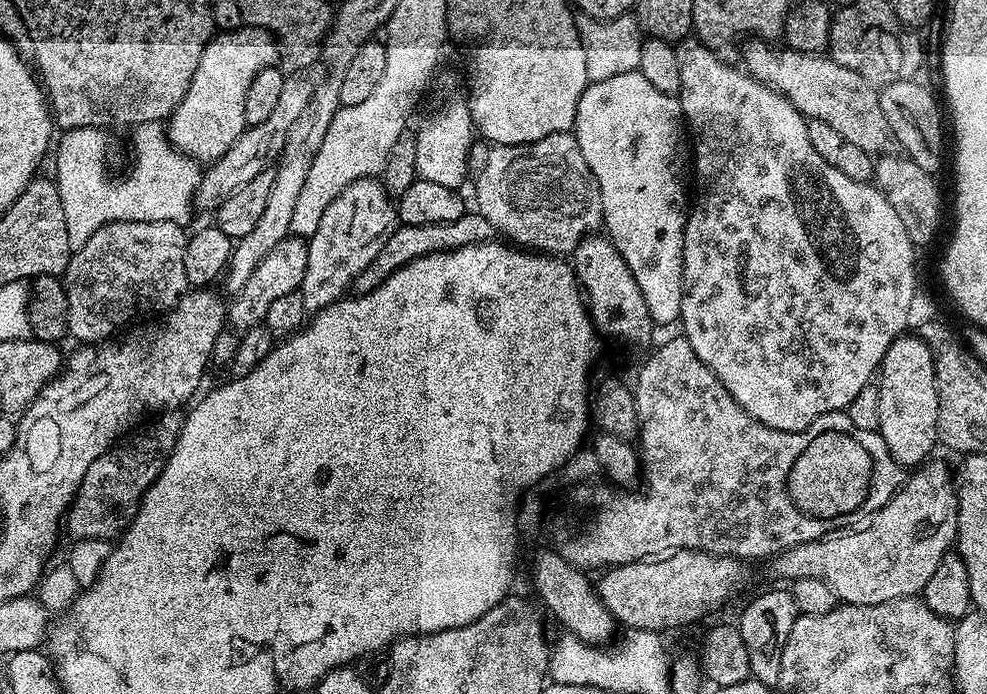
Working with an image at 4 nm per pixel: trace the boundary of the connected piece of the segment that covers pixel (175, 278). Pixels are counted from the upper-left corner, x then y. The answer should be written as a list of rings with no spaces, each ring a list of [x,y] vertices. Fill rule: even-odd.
[[[115,220],[90,234],[86,246],[73,251],[68,259],[68,268],[62,277],[68,290],[68,336],[84,344],[103,342],[127,329],[136,322],[131,320],[136,320],[139,316],[148,316],[151,312],[157,314],[169,312],[190,288],[184,265],[186,243],[184,231],[181,225],[172,220],[162,222]]]

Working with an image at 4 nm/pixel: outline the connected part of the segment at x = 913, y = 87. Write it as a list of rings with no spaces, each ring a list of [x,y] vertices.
[[[919,79],[895,80],[889,84],[883,85],[879,89],[880,105],[882,106],[882,114],[886,114],[886,122],[890,122],[890,130],[892,131],[892,139],[897,145],[902,147],[903,155],[909,156],[911,160],[918,166],[922,166],[922,170],[933,174],[939,173],[940,163],[944,160],[944,132],[946,136],[946,128],[940,125],[940,108],[936,105],[936,96],[924,84],[919,84]]]

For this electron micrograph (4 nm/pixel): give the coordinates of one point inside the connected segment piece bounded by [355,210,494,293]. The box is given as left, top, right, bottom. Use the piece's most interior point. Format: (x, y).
(409, 243)

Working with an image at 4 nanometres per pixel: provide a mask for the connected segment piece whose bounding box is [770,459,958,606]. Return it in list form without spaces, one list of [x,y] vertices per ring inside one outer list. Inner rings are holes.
[[[935,460],[919,465],[892,495],[890,502],[886,502],[886,506],[877,512],[861,515],[857,524],[849,528],[833,527],[832,531],[814,542],[802,542],[771,557],[773,574],[785,582],[798,578],[816,578],[818,582],[826,582],[826,586],[834,590],[837,601],[845,604],[874,606],[907,596],[919,597],[943,556],[953,547],[958,526],[958,498],[953,469]]]

